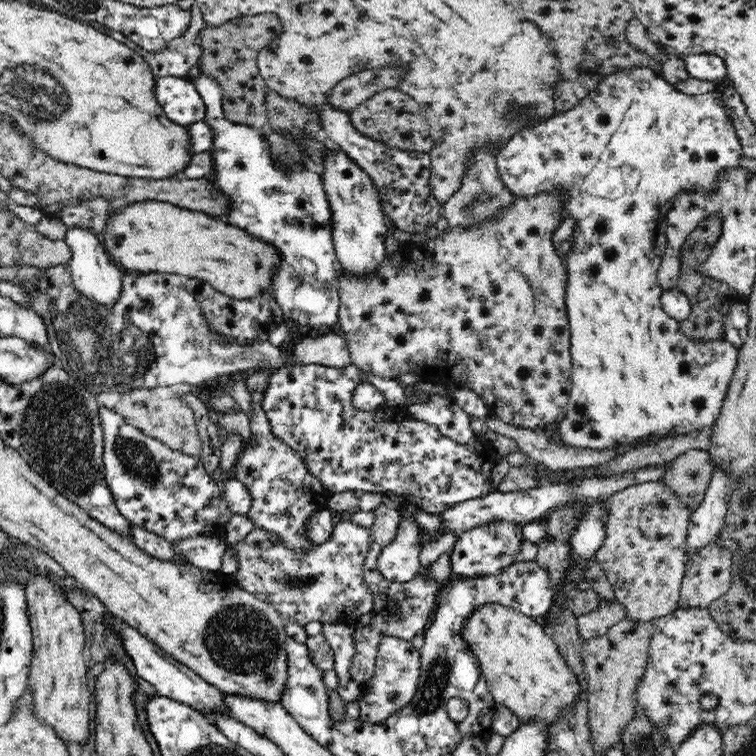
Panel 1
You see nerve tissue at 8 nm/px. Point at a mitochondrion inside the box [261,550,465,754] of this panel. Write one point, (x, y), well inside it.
(435, 685)

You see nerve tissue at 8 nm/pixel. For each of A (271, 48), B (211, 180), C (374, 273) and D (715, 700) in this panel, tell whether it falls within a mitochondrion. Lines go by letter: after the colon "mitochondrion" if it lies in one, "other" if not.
A: other
B: other
C: other
D: other

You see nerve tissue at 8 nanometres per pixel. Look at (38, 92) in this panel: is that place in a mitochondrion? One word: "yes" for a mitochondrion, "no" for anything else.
yes

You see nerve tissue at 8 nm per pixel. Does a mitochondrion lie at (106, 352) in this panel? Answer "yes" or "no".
yes

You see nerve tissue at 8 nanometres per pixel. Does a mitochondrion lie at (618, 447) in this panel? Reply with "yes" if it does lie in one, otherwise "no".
no

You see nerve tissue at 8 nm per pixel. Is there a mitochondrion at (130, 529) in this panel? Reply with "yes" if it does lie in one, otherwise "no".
no

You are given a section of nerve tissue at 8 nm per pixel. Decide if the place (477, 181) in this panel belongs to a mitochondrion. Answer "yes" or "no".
yes

